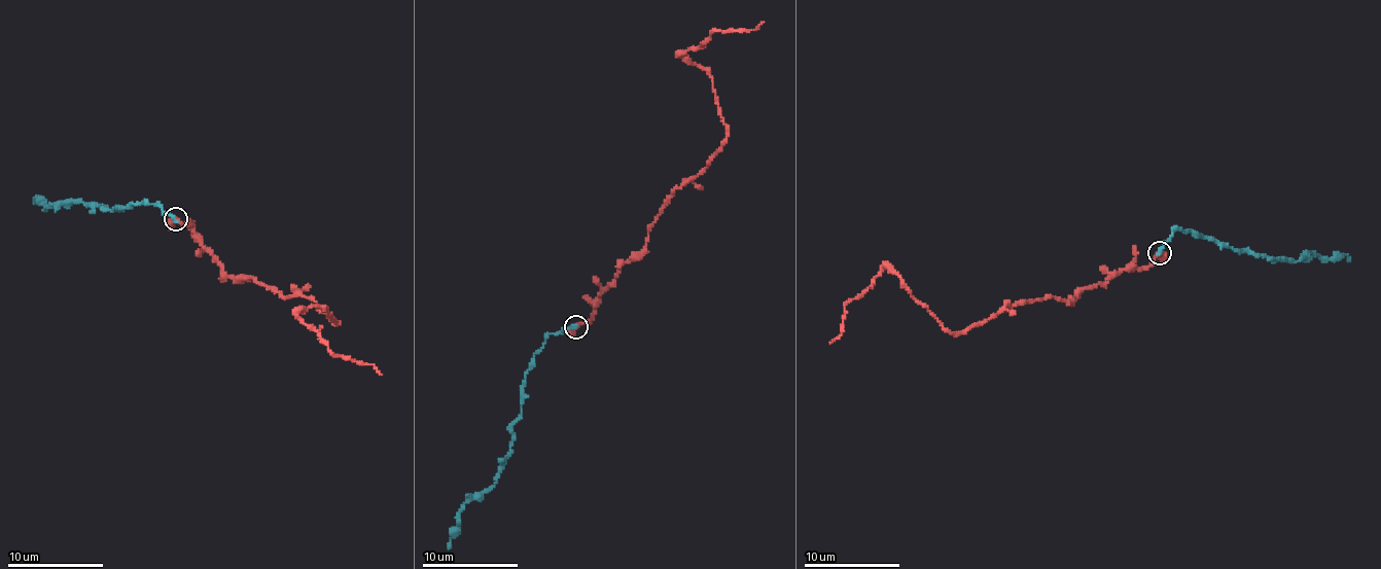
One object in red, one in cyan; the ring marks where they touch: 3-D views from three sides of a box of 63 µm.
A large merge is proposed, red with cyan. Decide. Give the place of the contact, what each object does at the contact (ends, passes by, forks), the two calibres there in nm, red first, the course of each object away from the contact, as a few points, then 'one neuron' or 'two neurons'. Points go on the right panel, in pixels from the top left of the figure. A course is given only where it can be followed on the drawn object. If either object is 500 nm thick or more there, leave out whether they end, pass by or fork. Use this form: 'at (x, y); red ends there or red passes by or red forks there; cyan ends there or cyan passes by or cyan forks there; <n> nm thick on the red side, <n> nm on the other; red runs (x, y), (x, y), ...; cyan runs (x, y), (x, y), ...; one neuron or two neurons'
at (1160, 253); red passes by; cyan ends there; 280 nm thick on the red side, 180 nm on the other; red runs (1159, 252), (1069, 301), (1046, 297), (952, 332), (883, 268), (844, 306), (842, 334), (829, 344); cyan runs (1159, 251), (1172, 230), (1185, 229), (1241, 251), (1300, 259), (1304, 253), (1329, 258), (1345, 254), (1350, 261); one neuron

